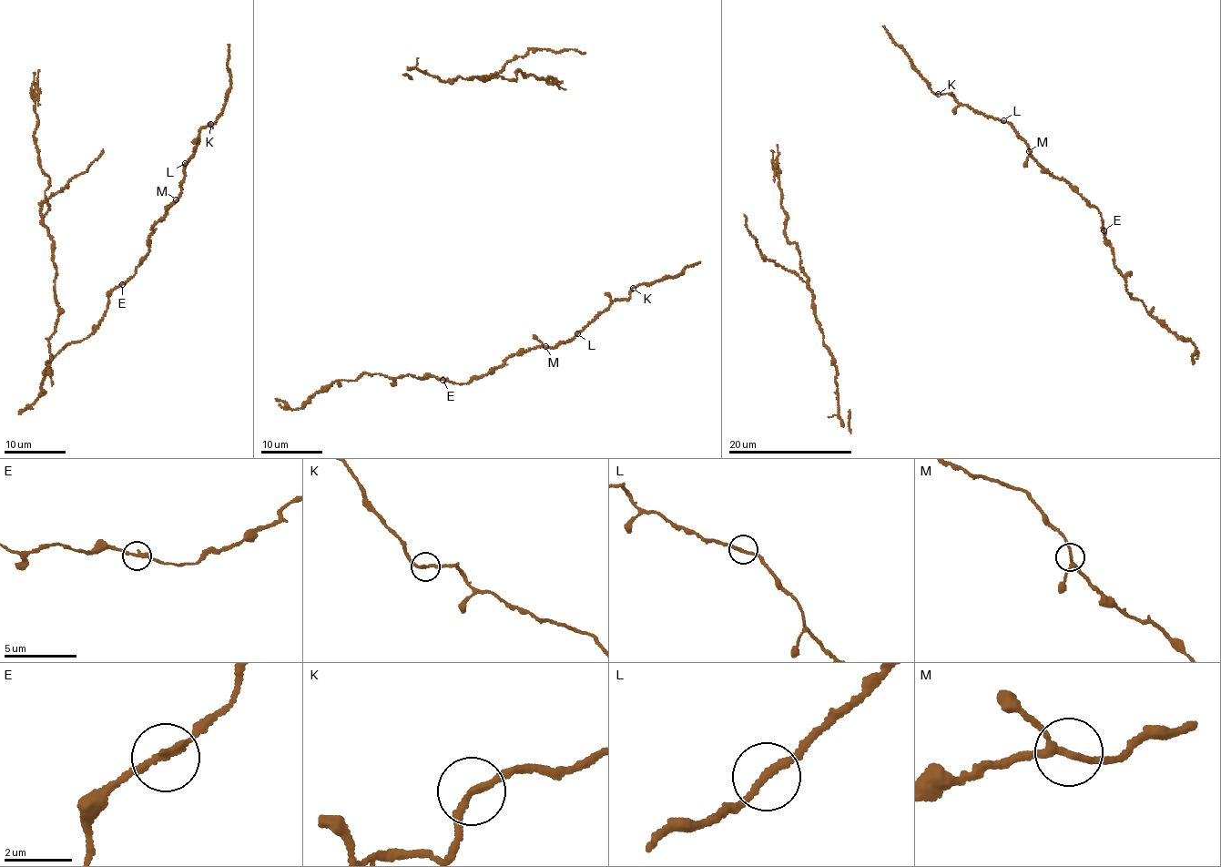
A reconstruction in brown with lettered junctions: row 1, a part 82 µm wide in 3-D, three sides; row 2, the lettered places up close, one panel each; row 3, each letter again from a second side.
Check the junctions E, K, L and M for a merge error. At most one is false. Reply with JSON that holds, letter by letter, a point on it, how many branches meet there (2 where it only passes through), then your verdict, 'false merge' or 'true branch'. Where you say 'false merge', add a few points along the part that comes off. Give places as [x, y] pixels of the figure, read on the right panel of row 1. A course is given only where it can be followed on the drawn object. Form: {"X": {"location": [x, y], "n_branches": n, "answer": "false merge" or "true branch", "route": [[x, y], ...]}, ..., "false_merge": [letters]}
{"E": {"location": [1103, 230], "n_branches": 2, "answer": "true branch"}, "K": {"location": [938, 94], "n_branches": 2, "answer": "false merge"}, "L": {"location": [1003, 120], "n_branches": 2, "answer": "true branch"}, "M": {"location": [1029, 151], "n_branches": 3, "answer": "true branch"}, "false_merge": ["K"]}

